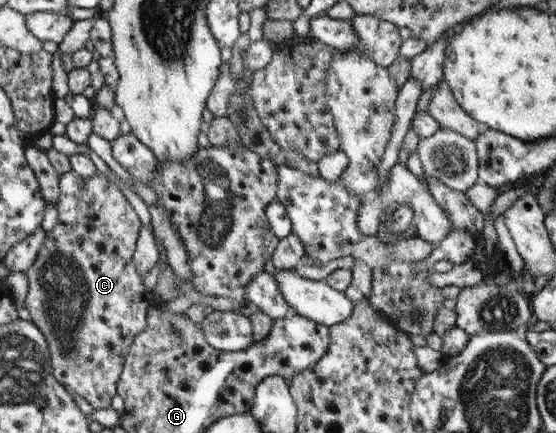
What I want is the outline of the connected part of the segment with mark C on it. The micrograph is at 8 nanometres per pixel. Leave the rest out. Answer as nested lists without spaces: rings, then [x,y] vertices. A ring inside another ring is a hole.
[[[69,171],[60,175],[59,188],[57,224],[46,234],[35,262],[25,272],[29,289],[24,308],[44,334],[47,346],[53,346],[53,366],[57,366],[59,381],[82,396],[93,409],[109,409],[111,399],[119,393],[118,381],[133,340],[147,325],[149,302],[131,259],[142,225],[119,186],[103,174],[95,173],[85,179]]]

